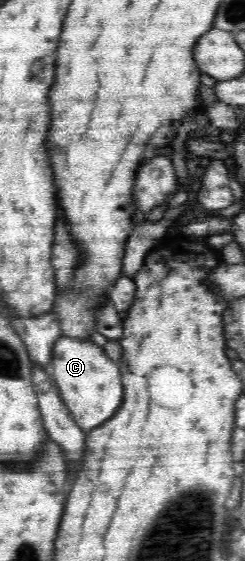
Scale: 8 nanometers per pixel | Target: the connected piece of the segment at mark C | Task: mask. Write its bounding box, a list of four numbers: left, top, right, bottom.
[49,335,124,432]

